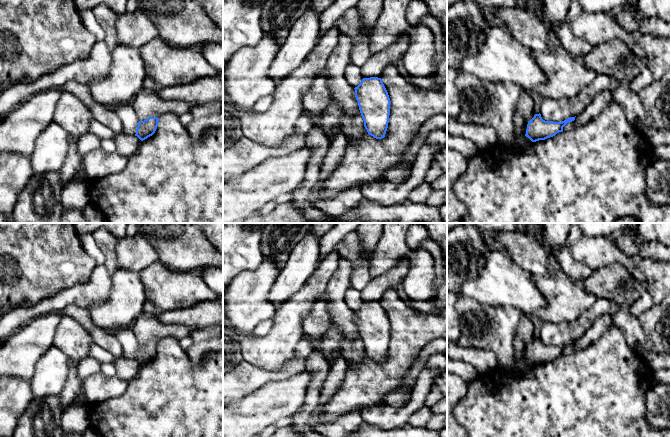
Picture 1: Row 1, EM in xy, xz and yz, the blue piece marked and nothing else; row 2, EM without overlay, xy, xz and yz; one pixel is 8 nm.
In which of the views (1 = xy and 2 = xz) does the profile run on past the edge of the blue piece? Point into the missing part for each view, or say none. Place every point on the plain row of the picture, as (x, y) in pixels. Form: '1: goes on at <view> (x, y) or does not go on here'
1: does not go on here
2: does not go on here

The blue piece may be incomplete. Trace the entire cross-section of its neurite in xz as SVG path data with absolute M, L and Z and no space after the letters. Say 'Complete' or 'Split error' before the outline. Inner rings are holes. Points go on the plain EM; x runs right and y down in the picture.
Complete. M363 302L354 313L368 358L376 363L384 362L389 347L391 325L382 303Z

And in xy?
Complete. M149 341L144 345L139 345L135 360L137 360L141 365L152 360L157 353L158 345L159 342L157 341Z

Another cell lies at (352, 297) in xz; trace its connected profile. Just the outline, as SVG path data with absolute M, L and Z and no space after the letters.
M352 287L345 291L343 298L346 305L354 312L357 311L363 303L361 290L356 290Z

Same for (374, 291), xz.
M404 256L401 257L397 264L386 273L376 278L372 278L370 283L363 290L361 290L363 302L381 302L386 290L394 289L398 291L400 282L406 277L409 268L409 258Z

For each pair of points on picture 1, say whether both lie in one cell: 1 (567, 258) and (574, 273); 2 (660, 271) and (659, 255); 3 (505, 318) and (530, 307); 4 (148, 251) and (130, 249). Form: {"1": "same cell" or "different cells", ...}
{"1": "same cell", "2": "different cells", "3": "different cells", "4": "same cell"}

